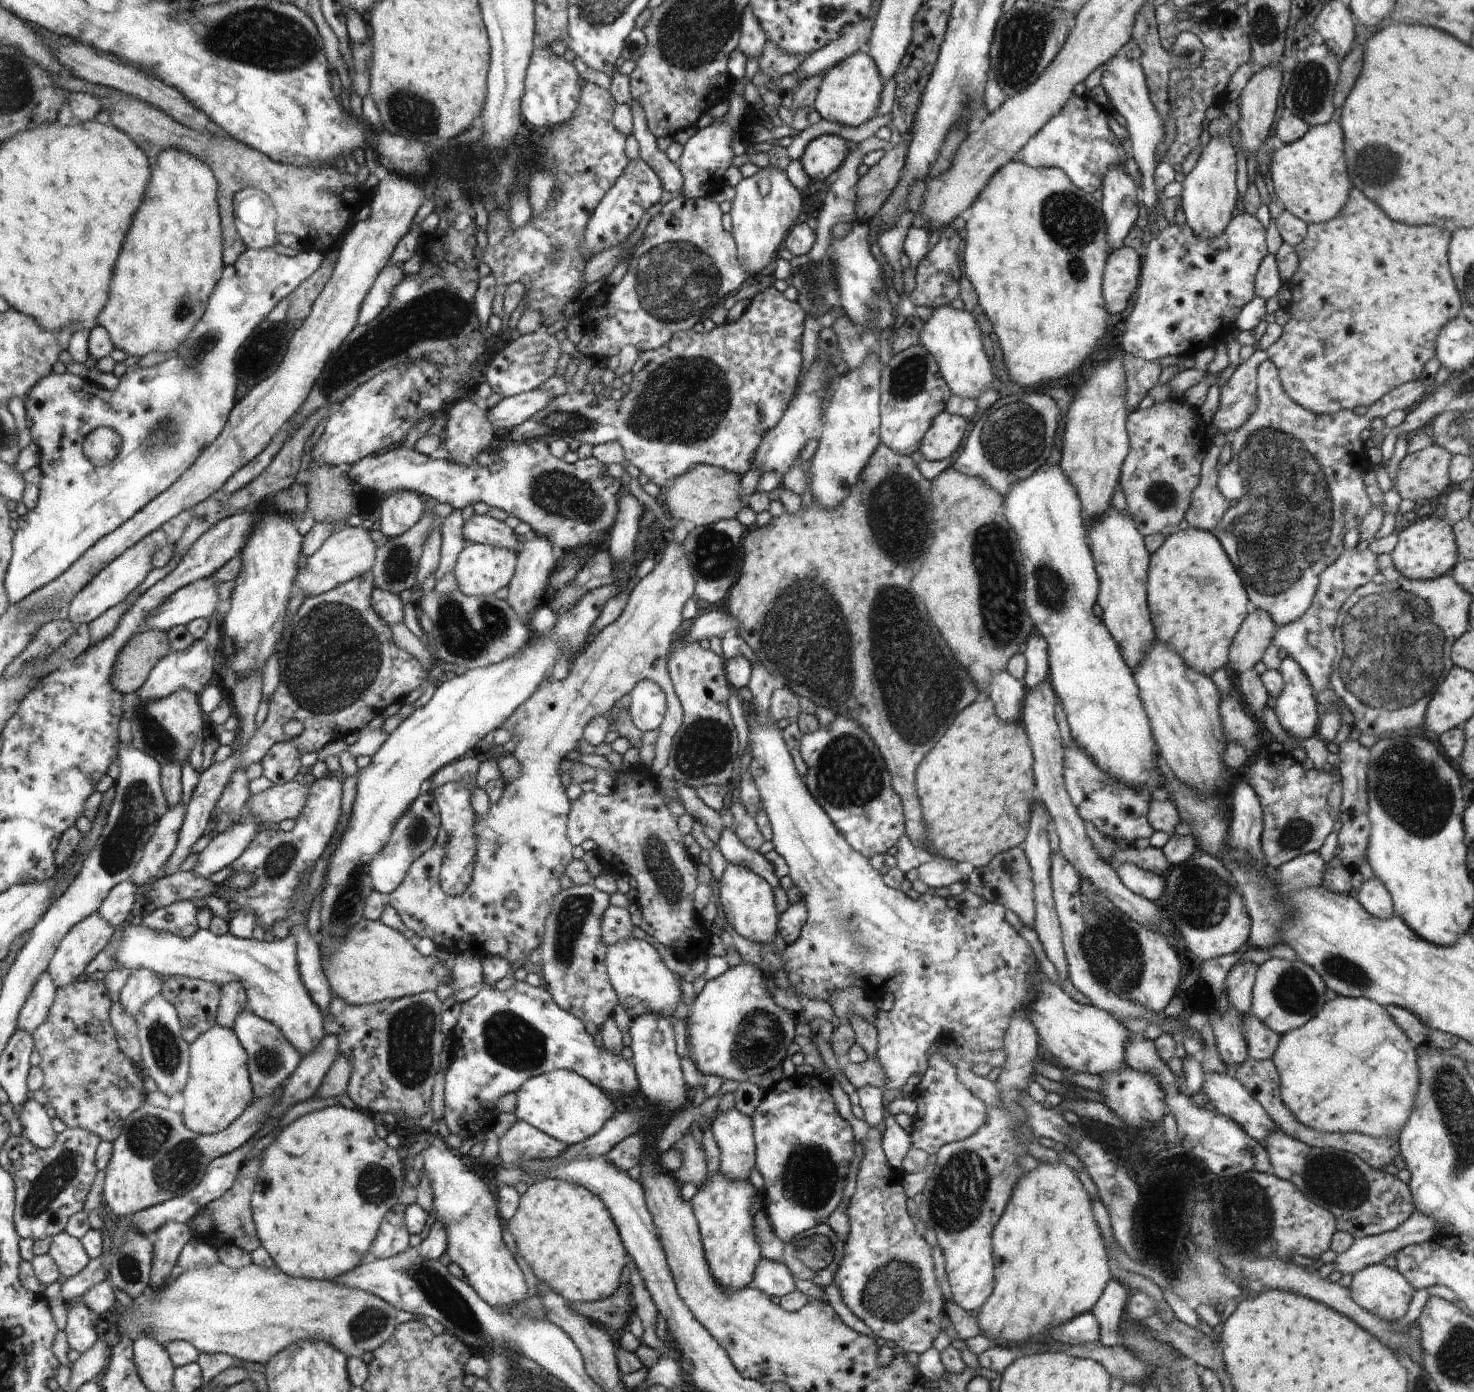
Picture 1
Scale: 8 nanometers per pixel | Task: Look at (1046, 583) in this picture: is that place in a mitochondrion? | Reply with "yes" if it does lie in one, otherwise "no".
yes

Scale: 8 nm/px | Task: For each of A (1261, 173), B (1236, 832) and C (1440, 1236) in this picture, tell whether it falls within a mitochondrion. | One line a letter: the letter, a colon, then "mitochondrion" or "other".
A: other
B: other
C: other

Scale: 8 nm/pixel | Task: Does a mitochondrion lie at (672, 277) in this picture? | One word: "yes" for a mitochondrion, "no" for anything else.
yes

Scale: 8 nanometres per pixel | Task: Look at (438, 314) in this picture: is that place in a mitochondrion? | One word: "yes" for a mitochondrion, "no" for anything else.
yes

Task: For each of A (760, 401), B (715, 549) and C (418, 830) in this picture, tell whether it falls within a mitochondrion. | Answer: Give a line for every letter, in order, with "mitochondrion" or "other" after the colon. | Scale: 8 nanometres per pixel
A: other
B: mitochondrion
C: mitochondrion

